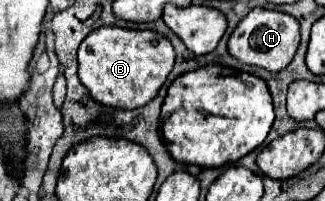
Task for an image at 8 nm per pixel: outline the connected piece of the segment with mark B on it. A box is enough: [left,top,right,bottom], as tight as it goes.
[79,27,173,109]

